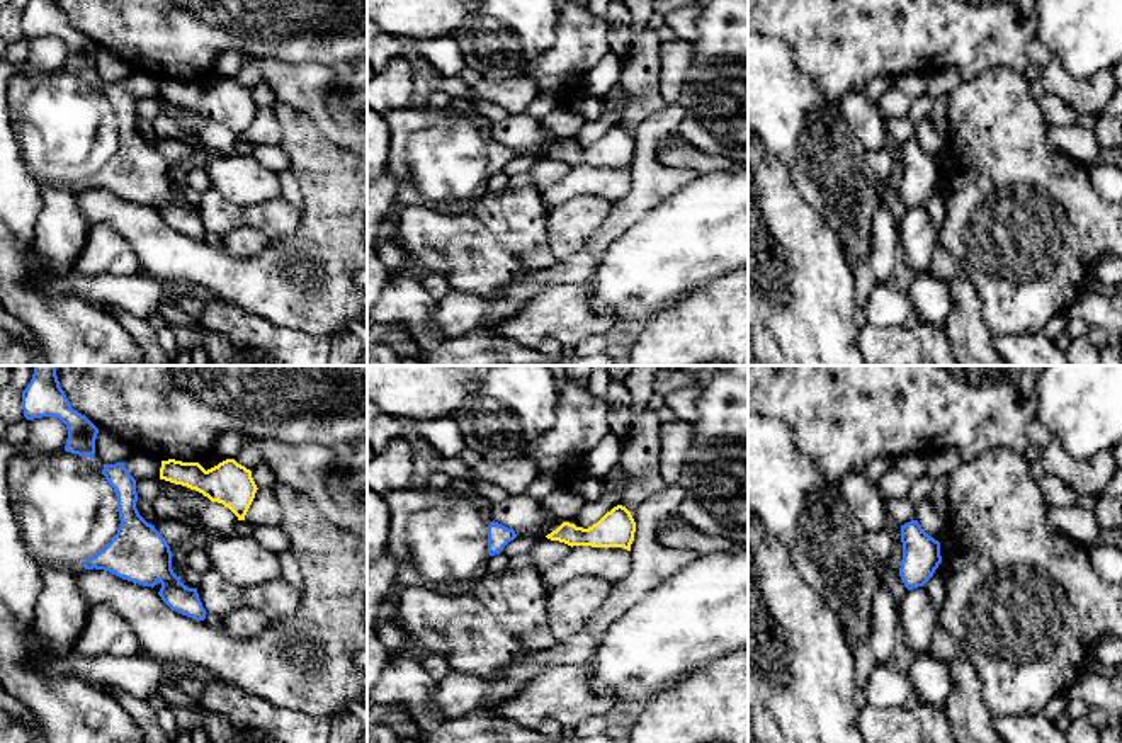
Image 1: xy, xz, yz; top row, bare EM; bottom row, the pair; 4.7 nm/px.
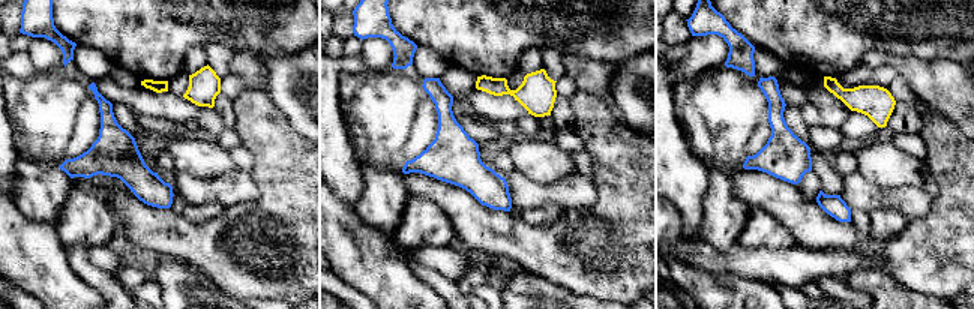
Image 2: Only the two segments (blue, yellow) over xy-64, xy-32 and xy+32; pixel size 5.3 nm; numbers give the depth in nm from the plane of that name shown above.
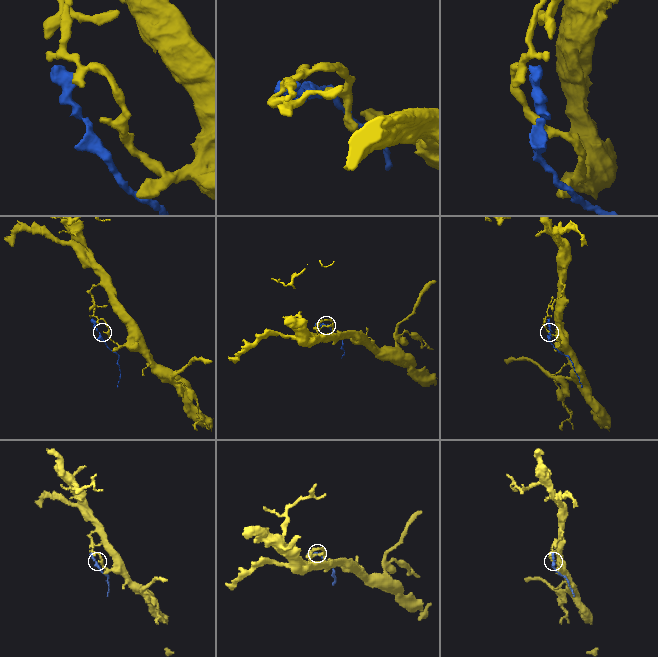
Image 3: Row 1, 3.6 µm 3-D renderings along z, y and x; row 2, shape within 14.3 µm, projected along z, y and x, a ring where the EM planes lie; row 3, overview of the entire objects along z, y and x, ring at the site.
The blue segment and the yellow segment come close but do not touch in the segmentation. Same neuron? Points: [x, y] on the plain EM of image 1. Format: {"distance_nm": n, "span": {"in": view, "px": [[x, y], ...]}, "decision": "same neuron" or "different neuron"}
{"distance_nm": 120, "span": {"in": "xy", "px": [[135, 99], [160, 97]]}, "decision": "different neuron"}

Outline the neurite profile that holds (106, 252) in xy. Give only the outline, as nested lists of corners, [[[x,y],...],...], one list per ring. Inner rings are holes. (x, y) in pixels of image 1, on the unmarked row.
[[[88,224],[85,247],[76,258],[75,270],[85,275],[133,275],[141,272],[141,264],[129,243],[114,228]]]

